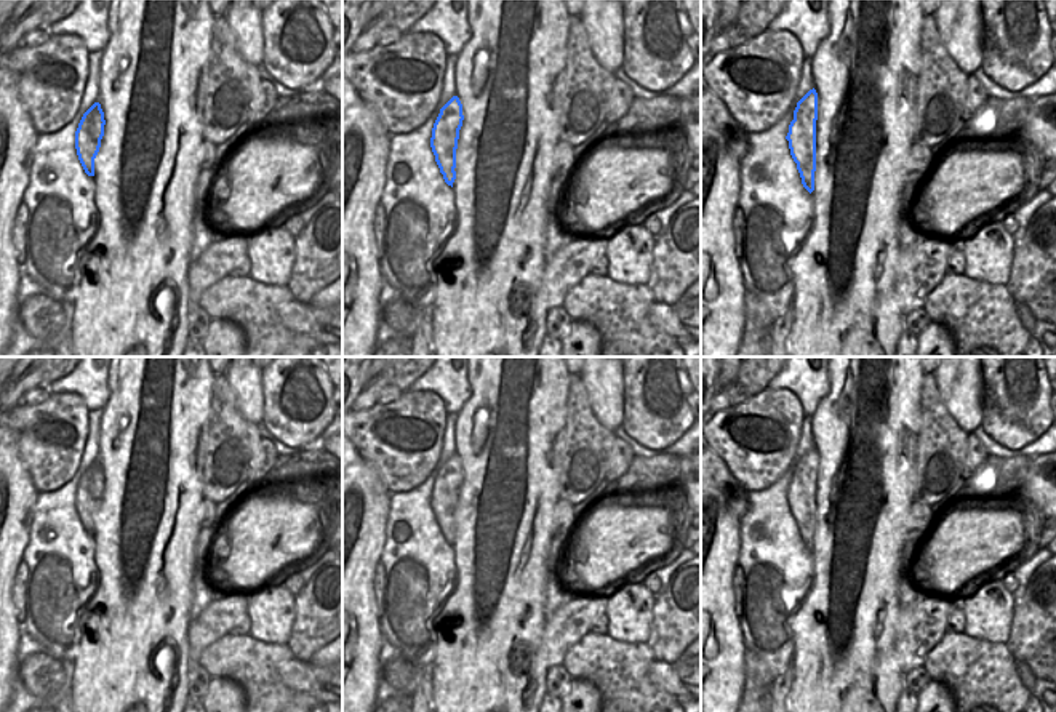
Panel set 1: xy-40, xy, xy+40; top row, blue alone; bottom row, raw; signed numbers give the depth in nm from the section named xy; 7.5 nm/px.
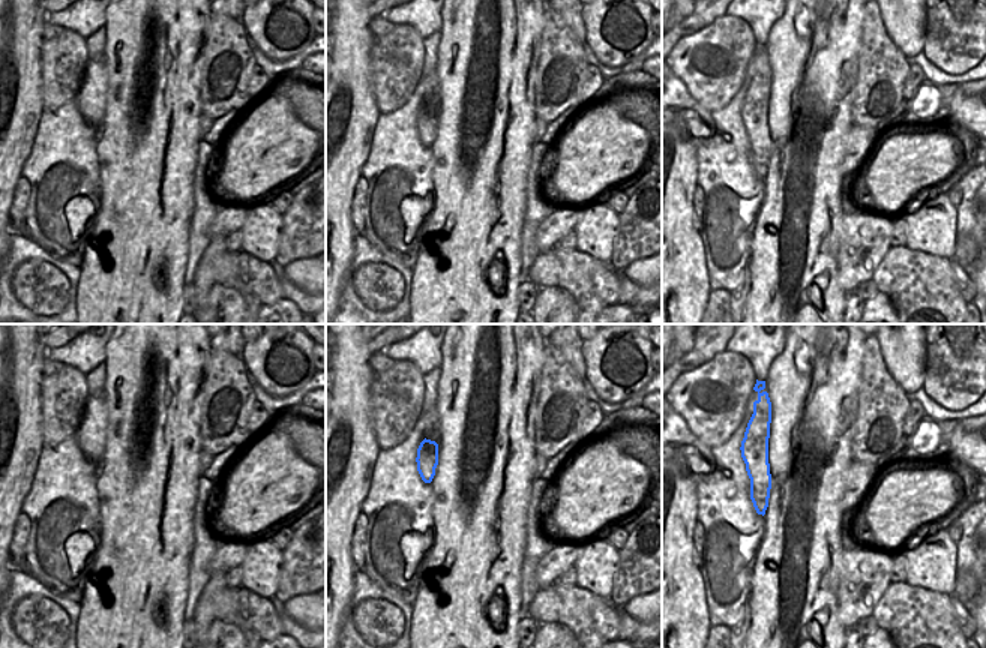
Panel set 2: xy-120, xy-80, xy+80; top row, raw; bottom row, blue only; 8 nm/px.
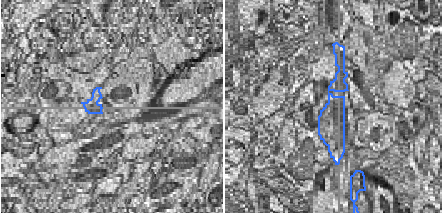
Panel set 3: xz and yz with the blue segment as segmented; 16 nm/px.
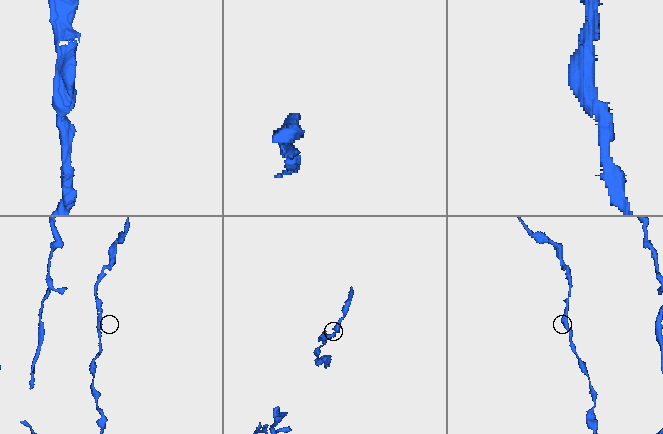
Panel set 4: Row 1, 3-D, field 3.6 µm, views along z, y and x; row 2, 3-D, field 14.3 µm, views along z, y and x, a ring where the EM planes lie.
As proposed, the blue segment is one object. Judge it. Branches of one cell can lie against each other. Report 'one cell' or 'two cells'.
two cells

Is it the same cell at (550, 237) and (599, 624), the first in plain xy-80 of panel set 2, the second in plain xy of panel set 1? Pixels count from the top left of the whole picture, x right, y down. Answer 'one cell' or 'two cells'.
two cells

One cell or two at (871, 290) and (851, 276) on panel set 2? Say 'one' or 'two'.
two

